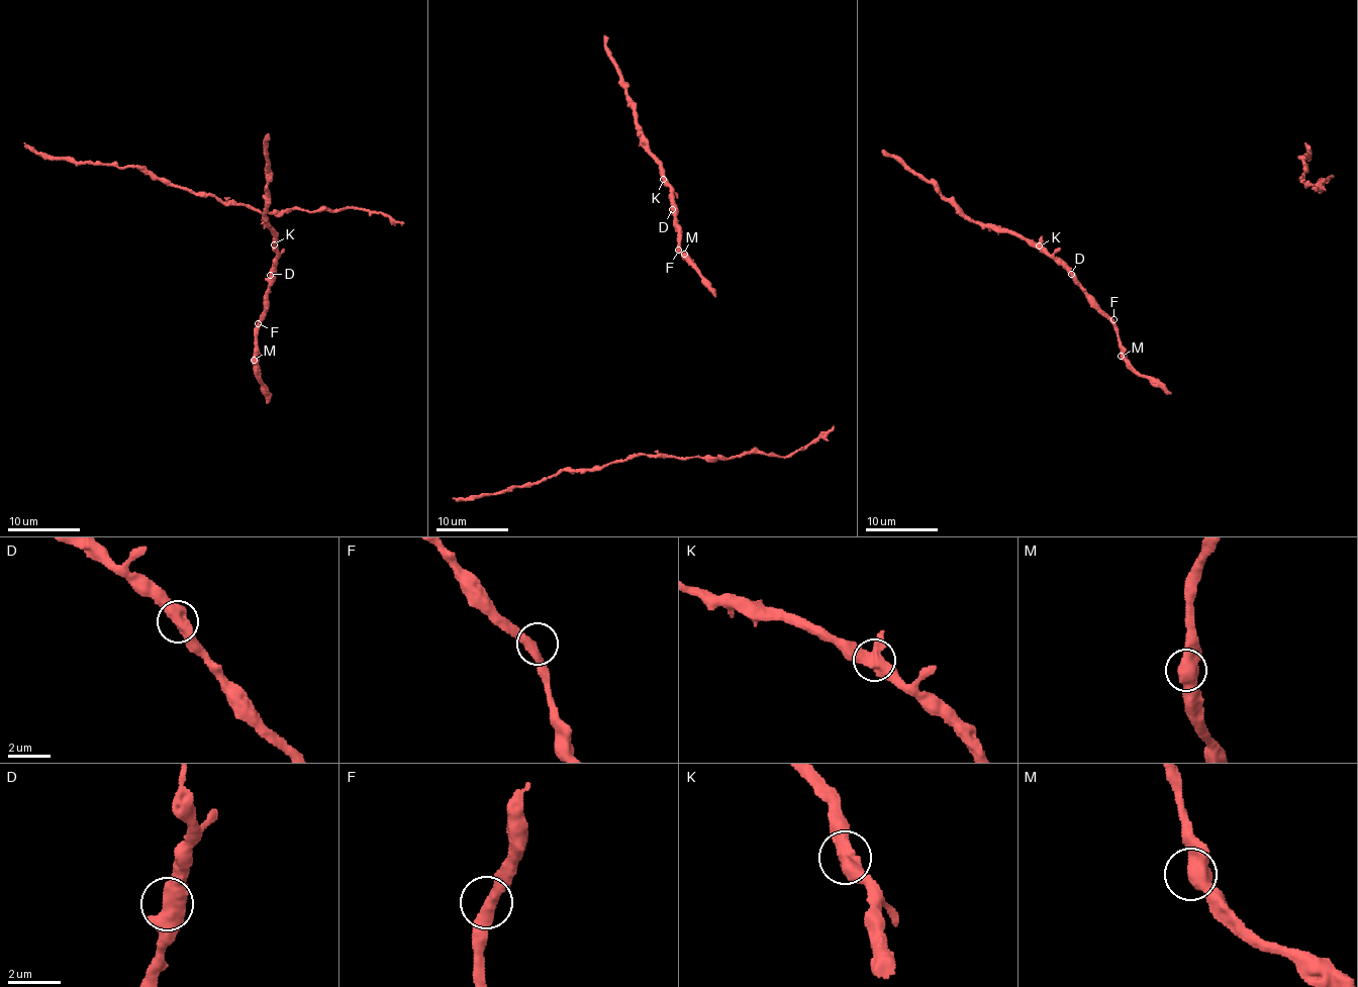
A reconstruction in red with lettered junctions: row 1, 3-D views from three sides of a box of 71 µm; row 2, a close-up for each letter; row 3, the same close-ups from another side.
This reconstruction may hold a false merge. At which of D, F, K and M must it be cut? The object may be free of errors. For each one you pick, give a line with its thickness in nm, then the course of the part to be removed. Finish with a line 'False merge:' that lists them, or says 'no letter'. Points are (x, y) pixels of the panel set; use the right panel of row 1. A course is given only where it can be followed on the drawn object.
False merge: no letter

